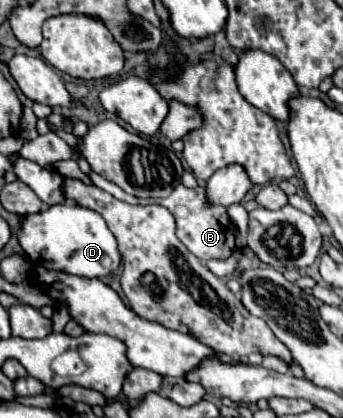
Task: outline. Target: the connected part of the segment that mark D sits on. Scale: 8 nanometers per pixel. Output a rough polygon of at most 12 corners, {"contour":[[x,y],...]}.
{"contour":[[65,201],[21,217],[31,263],[79,277],[119,269],[115,235]]}

